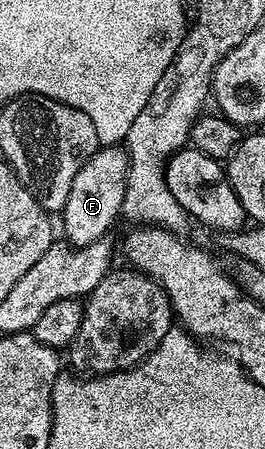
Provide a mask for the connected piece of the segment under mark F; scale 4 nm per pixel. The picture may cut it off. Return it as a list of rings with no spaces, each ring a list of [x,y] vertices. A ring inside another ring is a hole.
[[[101,146],[97,153],[75,174],[75,182],[71,182],[71,194],[67,194],[67,202],[63,209],[65,216],[65,236],[73,248],[82,248],[102,239],[105,232],[117,216],[122,215],[123,194],[129,173],[129,156],[121,146]]]

